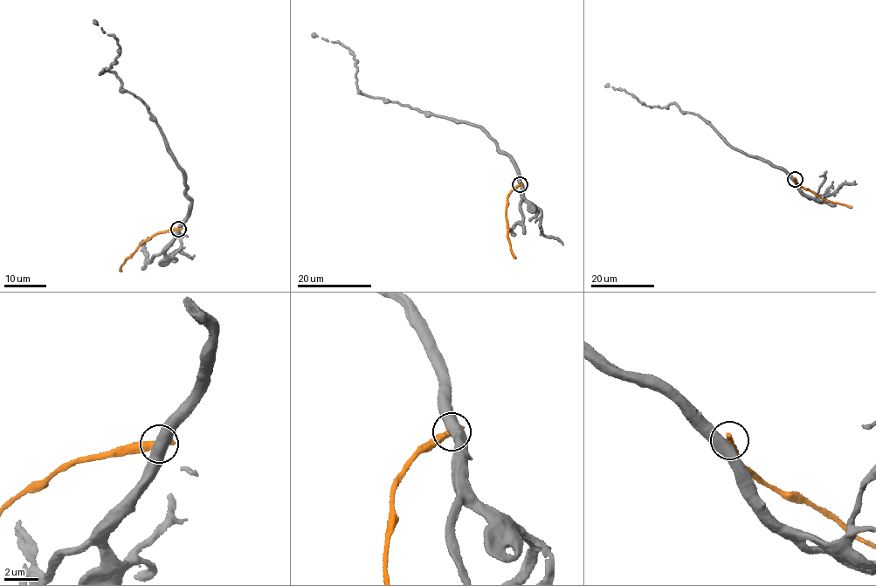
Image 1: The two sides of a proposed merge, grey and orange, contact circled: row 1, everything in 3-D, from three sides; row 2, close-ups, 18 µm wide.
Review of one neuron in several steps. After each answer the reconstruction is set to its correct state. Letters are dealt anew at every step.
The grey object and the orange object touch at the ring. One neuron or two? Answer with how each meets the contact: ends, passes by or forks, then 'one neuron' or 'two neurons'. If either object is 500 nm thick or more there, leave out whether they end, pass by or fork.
two neurons

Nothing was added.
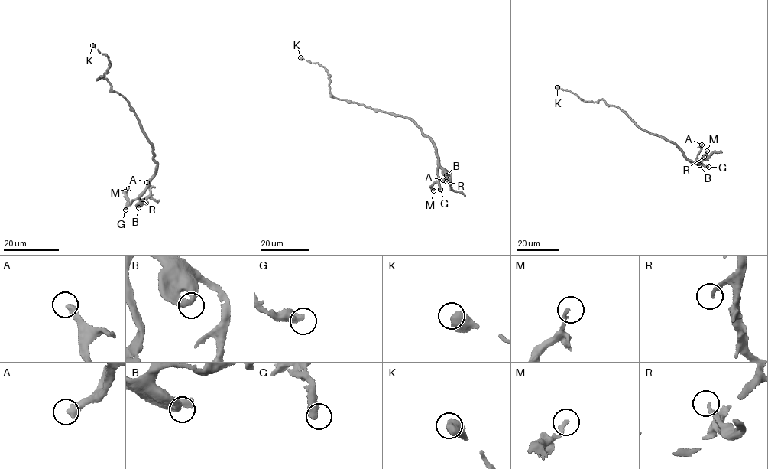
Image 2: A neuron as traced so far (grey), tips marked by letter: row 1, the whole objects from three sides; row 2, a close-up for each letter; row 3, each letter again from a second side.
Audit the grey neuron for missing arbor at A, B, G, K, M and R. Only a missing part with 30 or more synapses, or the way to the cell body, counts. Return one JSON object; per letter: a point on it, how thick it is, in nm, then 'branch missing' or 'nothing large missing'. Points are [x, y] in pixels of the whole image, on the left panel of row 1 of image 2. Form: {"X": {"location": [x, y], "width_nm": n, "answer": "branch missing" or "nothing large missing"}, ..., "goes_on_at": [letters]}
{"A": {"location": [147, 182], "width_nm": 420, "answer": "branch missing"}, "B": {"location": [138, 207], "width_nm": 500, "answer": "nothing large missing"}, "G": {"location": [125, 210], "width_nm": 440, "answer": "branch missing"}, "K": {"location": [92, 45], "width_nm": 700, "answer": "nothing large missing"}, "M": {"location": [128, 188], "width_nm": 200, "answer": "nothing large missing"}, "R": {"location": [142, 199], "width_nm": 180, "answer": "nothing large missing"}, "goes_on_at": ["A", "G"]}

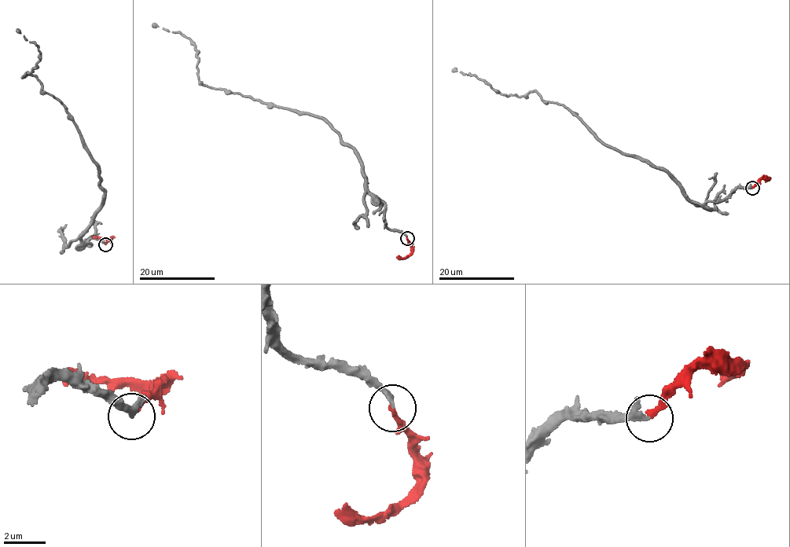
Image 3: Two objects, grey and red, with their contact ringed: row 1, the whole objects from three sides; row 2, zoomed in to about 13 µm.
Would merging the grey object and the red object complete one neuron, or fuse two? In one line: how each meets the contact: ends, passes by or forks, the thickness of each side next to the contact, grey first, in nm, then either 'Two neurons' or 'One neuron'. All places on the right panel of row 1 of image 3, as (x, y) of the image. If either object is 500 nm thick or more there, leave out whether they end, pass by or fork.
At the ring grey passes by. At the ring red ends. Thickness 190 nm (grey) against 220 nm. One neuron

